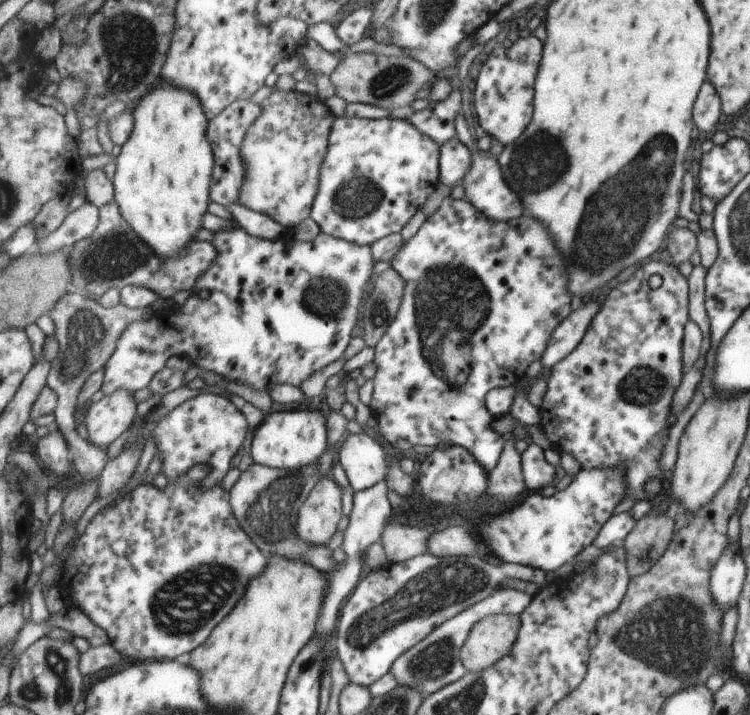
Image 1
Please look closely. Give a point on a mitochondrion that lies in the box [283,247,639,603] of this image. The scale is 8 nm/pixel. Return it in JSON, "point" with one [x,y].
{"point":[451,302]}

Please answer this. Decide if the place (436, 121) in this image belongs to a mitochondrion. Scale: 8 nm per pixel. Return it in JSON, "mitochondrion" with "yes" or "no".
{"mitochondrion":"no"}

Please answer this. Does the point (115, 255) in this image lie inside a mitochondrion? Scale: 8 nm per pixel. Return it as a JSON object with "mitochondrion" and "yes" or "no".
{"mitochondrion":"yes"}

